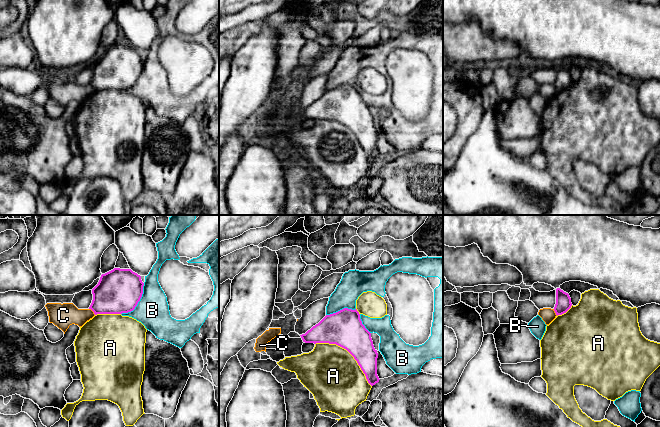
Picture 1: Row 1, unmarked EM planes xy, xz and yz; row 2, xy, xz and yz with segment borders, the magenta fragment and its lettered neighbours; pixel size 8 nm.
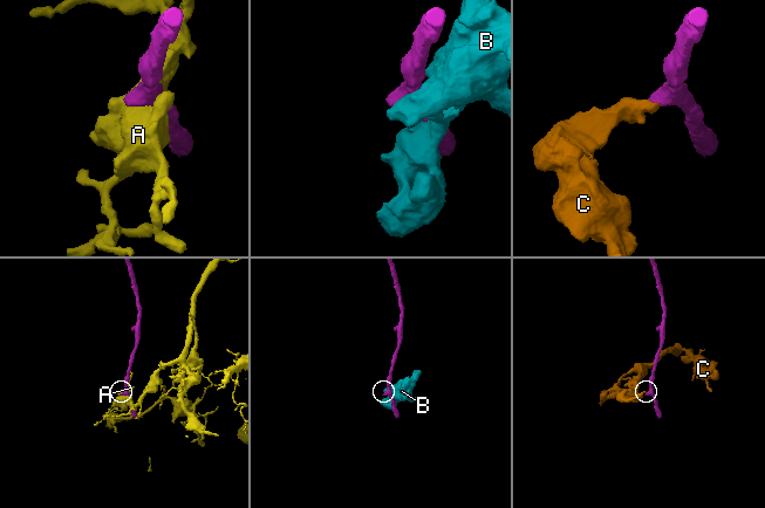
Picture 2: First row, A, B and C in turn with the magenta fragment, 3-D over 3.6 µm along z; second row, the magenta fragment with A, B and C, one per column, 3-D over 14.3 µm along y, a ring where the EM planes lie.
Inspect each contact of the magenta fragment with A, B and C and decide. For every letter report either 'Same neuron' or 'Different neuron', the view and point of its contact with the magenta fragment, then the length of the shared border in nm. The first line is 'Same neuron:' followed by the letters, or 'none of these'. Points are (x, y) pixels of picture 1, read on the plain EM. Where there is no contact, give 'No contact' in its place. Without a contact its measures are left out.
Same neuron: none of these
A: Different neuron. Touches magenta at xz (349, 128). Shared border 550 nm
B: Different neuron. Touches magenta at xy (138, 77). Shared border 320 nm
C: Different neuron. Touches magenta at xy (92, 86). Shared border 80 nm

